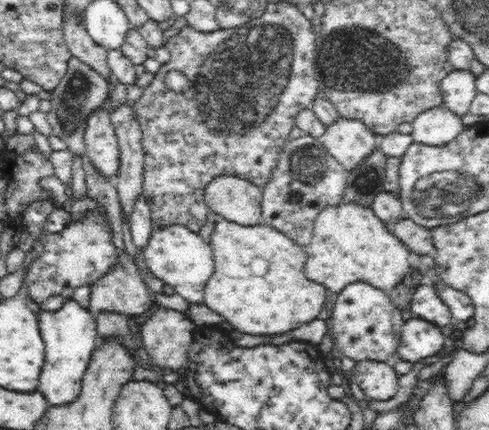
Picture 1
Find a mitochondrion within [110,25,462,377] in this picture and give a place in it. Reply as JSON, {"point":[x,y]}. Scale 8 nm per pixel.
{"point":[339,67]}

